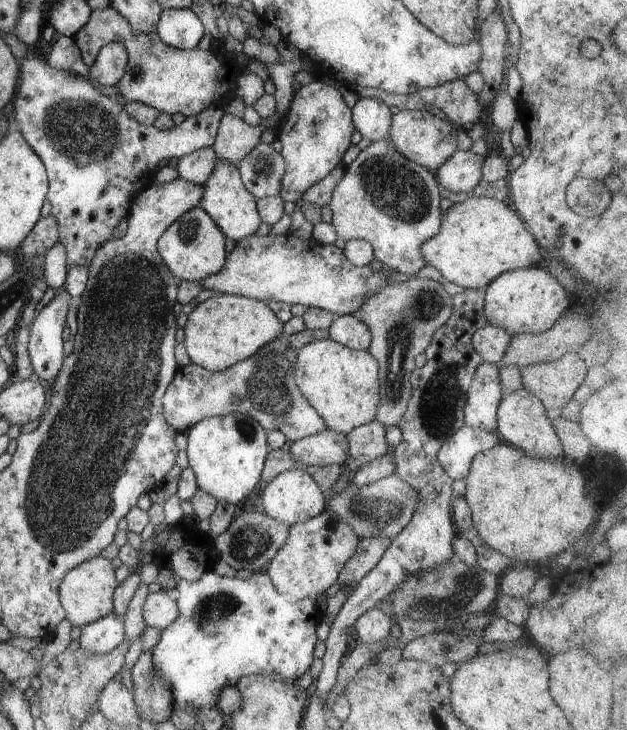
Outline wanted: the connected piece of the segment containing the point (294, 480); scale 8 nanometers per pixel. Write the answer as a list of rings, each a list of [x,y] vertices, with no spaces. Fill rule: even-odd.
[[[296,468],[280,473],[268,483],[262,492],[258,507],[270,518],[287,525],[304,524],[325,509],[325,496],[307,472]]]

